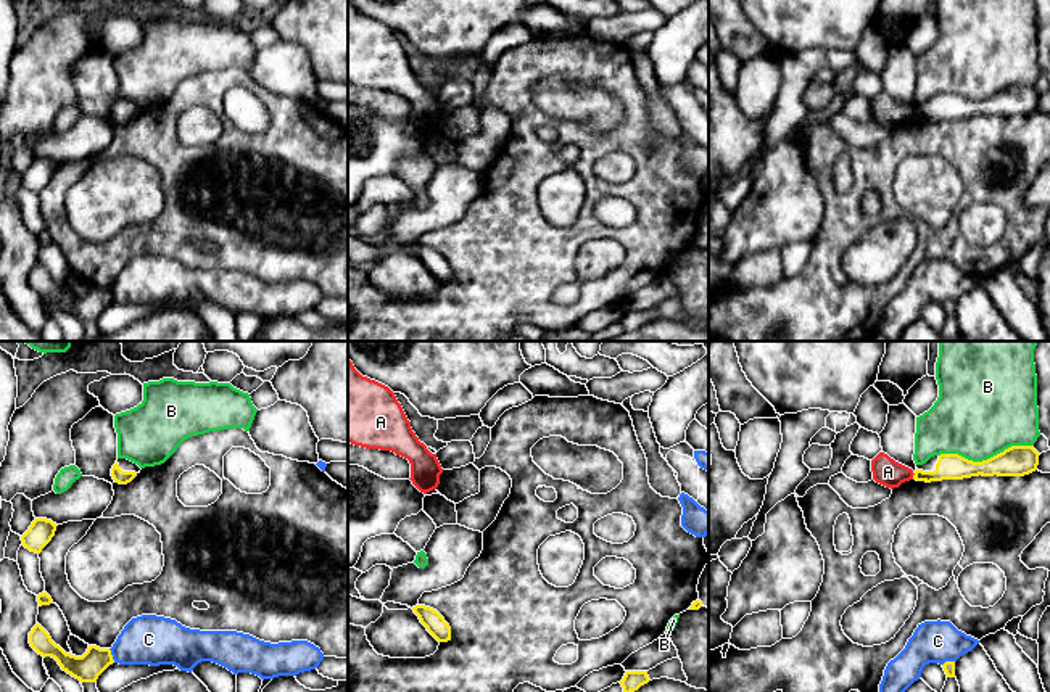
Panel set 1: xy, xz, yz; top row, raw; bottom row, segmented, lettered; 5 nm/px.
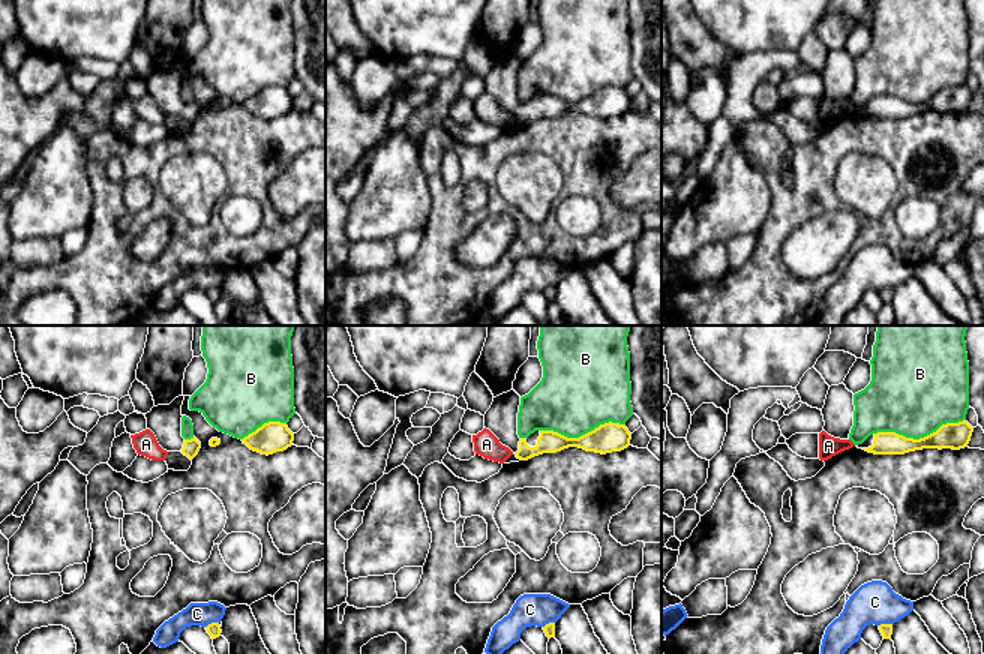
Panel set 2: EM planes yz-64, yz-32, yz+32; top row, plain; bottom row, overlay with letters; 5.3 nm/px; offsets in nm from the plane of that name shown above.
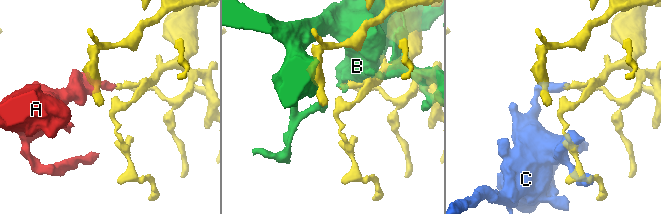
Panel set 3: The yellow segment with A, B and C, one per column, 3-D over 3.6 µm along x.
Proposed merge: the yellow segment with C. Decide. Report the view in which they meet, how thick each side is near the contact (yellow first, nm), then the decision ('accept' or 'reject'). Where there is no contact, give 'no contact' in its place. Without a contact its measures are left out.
xy | 140/260 nm | reject

